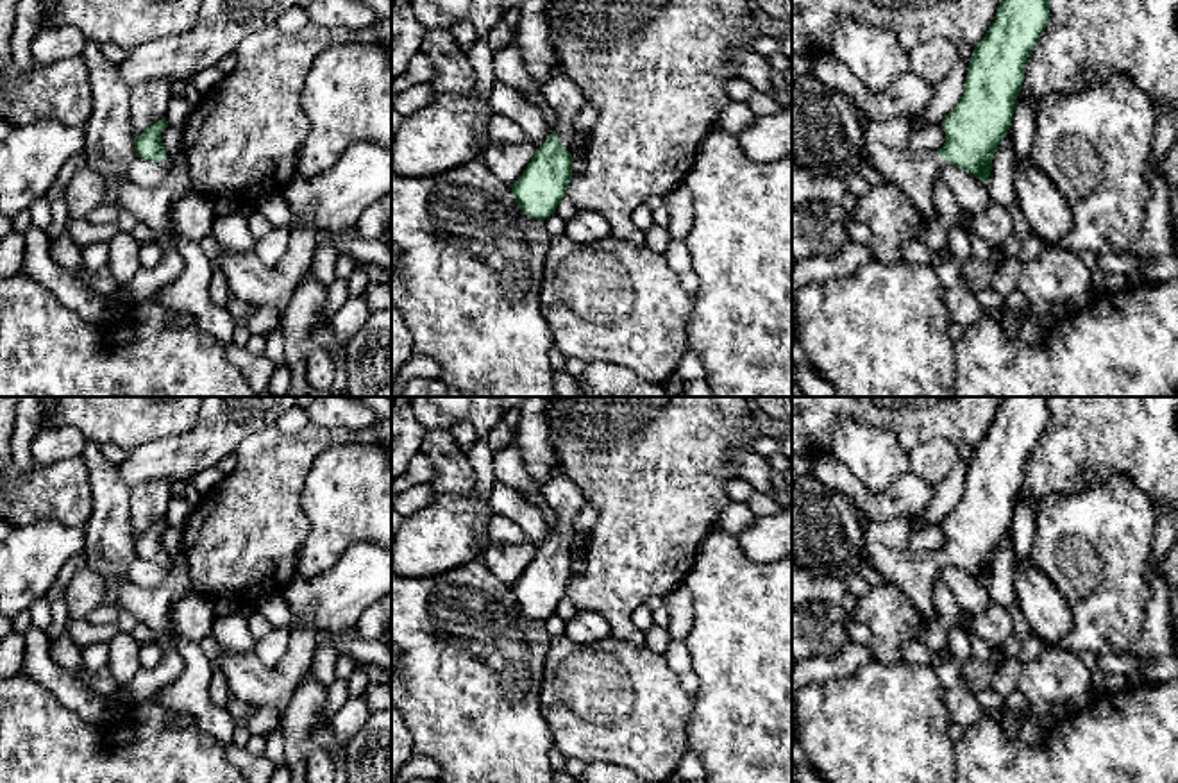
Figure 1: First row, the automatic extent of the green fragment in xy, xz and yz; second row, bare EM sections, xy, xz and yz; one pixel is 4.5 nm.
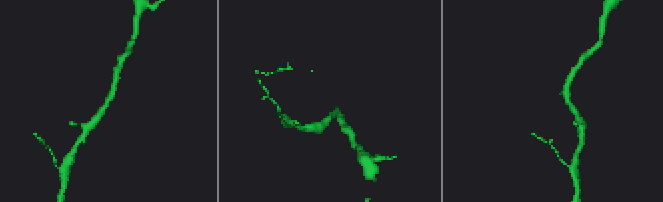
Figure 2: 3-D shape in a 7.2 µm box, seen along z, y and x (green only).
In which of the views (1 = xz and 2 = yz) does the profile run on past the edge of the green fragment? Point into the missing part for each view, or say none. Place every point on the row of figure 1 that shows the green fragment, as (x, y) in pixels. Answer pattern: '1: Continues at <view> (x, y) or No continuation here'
1: Continues at xz (565, 99)
2: Continues at yz (885, 143)

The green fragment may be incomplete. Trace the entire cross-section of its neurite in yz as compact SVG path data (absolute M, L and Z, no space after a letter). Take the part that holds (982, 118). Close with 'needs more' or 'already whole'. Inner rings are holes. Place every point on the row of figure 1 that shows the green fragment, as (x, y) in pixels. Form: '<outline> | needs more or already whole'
M1003 0L985 38L974 46L963 84L963 97L942 122L946 143L937 152L913 152L908 147L910 118L863 125L867 161L903 189L913 202L921 222L930 227L935 220L933 182L946 163L965 170L987 182L997 145L1010 130L1017 97L1024 82L1024 66L1049 20L1049 0Z | needs more

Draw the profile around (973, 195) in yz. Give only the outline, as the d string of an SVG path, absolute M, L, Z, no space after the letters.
M944 163L938 175L947 184L947 188L955 193L960 206L972 213L980 213L989 207L992 202L987 182L972 177L962 168L956 168L951 163Z

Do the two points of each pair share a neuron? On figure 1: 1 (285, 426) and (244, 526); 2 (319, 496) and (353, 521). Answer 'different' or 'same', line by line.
1: different
2: same

